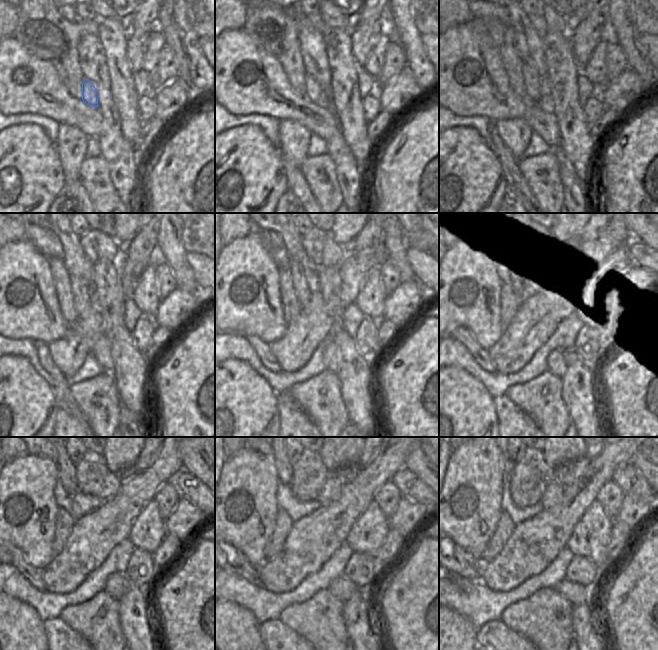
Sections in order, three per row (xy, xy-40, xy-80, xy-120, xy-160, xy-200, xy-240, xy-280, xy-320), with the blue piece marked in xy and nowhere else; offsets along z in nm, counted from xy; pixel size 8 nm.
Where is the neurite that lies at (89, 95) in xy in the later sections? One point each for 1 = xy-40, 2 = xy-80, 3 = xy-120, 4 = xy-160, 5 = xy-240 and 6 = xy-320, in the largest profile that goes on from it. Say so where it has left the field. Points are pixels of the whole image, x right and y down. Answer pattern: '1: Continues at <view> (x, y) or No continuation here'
1: Continues at xy-40 (313, 91)
2: Continues at xy-80 (537, 87)
3: Continues at xy-120 (80, 291)
4: Continues at xy-160 (303, 292)
5: Continues at xy-240 (66, 469)
6: Continues at xy-320 (507, 466).

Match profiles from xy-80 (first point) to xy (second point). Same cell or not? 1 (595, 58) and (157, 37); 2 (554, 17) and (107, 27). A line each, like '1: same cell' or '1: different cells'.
1: same cell
2: different cells

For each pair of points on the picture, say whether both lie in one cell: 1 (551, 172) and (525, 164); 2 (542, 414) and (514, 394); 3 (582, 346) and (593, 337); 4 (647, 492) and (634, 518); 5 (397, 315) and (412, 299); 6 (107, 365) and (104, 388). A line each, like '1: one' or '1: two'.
1: one
2: one
3: one
4: two
5: one
6: two

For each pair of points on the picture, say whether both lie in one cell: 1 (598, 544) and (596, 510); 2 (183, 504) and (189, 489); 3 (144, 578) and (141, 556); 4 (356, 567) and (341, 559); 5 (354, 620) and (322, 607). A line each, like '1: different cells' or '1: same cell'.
1: same cell
2: different cells
3: same cell
4: different cells
5: different cells

